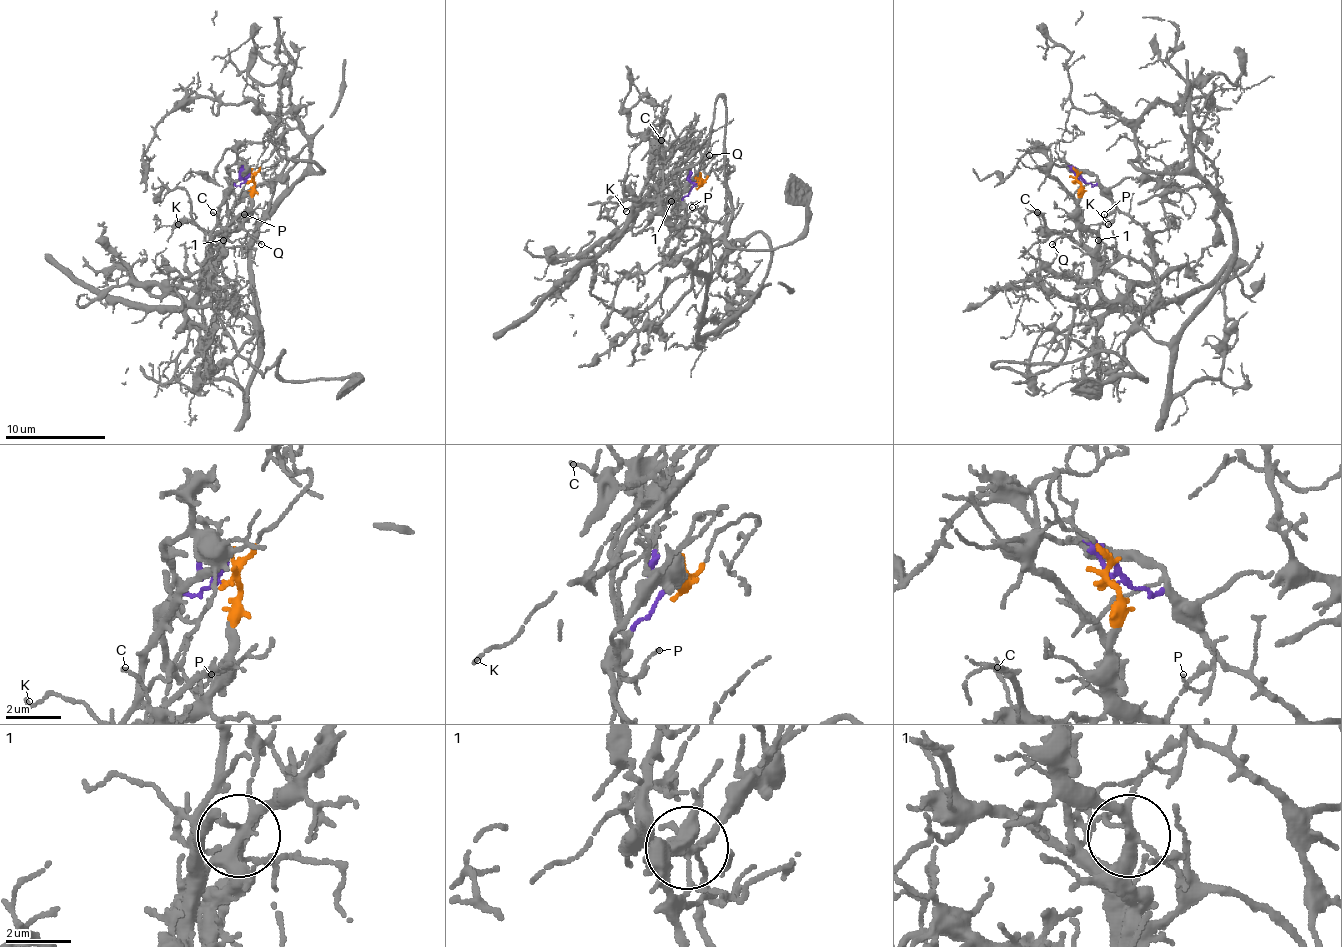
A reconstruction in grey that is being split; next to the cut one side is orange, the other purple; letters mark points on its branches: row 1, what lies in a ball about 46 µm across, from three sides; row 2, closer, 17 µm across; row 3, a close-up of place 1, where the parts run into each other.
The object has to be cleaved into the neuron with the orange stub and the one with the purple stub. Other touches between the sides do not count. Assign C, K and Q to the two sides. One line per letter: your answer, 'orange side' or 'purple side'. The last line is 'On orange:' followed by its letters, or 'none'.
C: orange side
K: orange side
Q: orange side
On orange: C, K, Q

